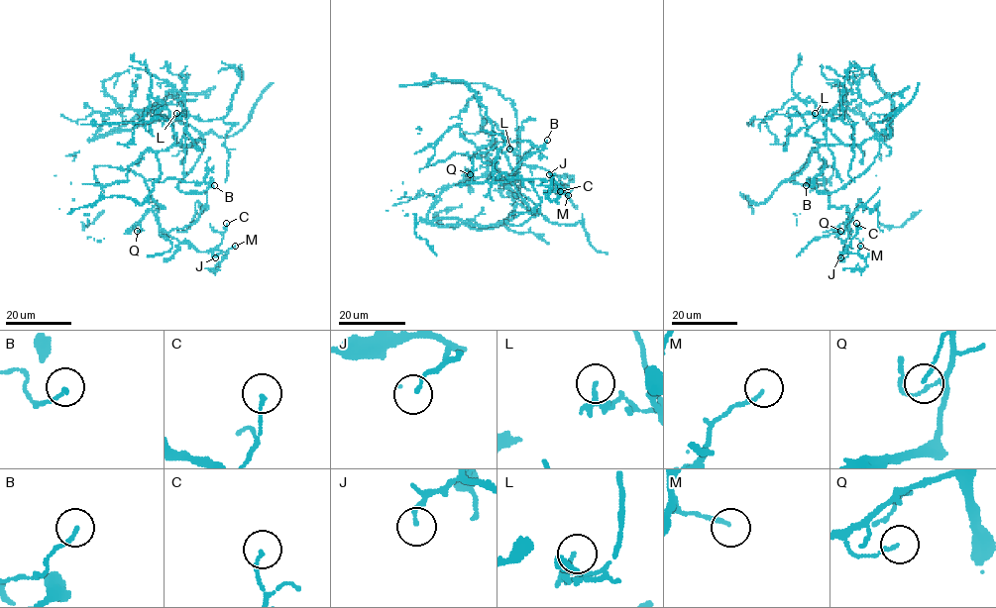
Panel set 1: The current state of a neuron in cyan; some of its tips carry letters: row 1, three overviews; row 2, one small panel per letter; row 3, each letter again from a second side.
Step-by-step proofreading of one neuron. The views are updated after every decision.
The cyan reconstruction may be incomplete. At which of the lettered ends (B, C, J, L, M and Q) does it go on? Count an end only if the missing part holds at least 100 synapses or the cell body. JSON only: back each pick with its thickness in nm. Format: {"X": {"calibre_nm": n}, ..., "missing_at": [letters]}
{"B": {"calibre_nm": 130}, "missing_at": ["B"]}

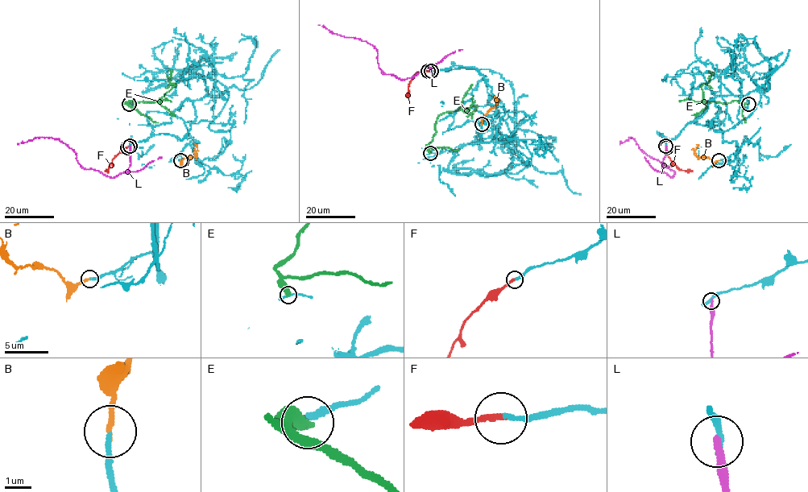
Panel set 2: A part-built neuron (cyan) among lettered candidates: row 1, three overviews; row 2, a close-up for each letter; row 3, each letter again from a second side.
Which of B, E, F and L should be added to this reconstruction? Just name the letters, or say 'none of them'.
B, F

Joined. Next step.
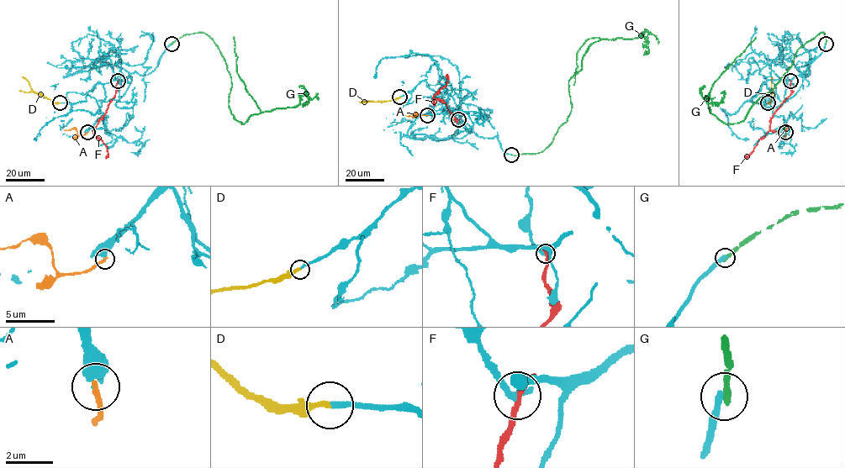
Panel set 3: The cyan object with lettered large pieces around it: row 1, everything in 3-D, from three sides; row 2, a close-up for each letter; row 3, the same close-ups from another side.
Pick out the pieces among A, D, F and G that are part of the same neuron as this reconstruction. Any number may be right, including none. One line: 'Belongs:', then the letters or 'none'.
Belongs: D

